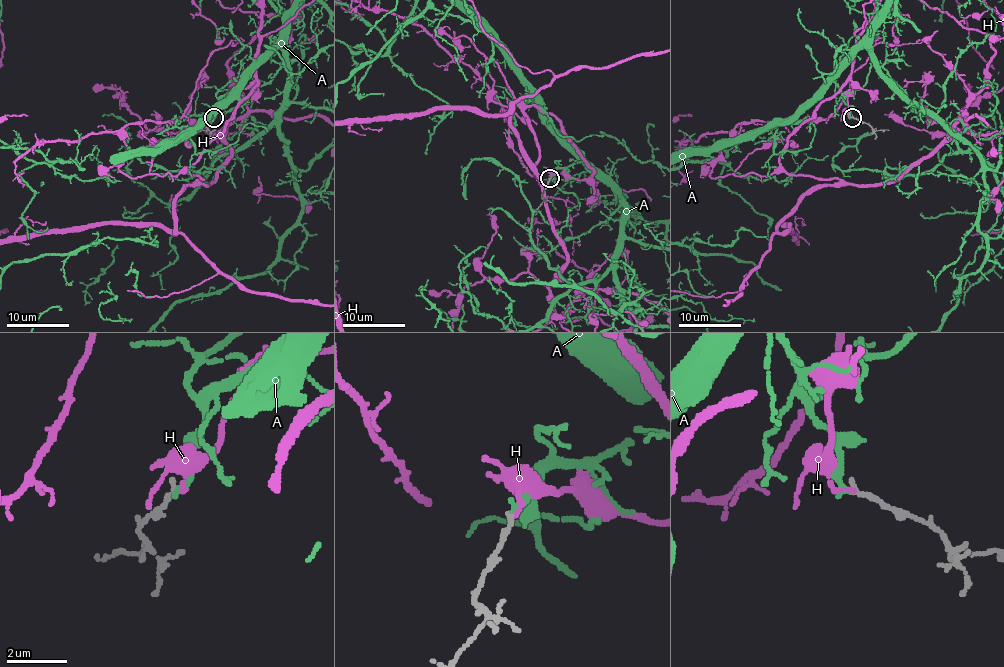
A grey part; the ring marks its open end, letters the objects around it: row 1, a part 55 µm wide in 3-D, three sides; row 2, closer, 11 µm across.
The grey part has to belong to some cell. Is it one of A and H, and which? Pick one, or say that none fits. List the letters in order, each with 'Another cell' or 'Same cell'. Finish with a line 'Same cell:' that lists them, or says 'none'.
A: Same cell
H: Another cell
Same cell: A

